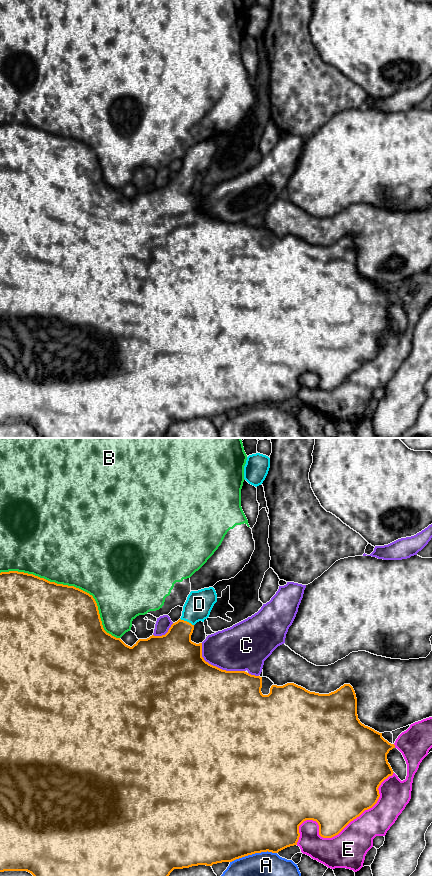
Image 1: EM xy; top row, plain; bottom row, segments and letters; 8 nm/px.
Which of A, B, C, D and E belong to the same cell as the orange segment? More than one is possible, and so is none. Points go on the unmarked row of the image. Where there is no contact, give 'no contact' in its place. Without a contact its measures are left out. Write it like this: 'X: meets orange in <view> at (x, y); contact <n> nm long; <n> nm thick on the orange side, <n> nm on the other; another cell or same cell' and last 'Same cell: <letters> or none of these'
A: meets orange in xy at (253, 405); contact 380 nm long; 500 nm thick on the orange side, 500 nm on the other; another cell
B: meets orange in xy at (70, 138); contact 1100 nm long; 500 nm thick on the orange side, 480 nm on the other; another cell
C: meets orange in xy at (215, 218); contact 420 nm long; 500 nm thick on the orange side, 360 nm on the other; another cell
D: meets orange in xy at (186, 173); contact 130 nm long; 300 nm thick on the orange side, 220 nm on the other; same cell
E: meets orange in xy at (340, 383); contact 950 nm long; 440 nm thick on the orange side, 300 nm on the other; another cell
Same cell: D

